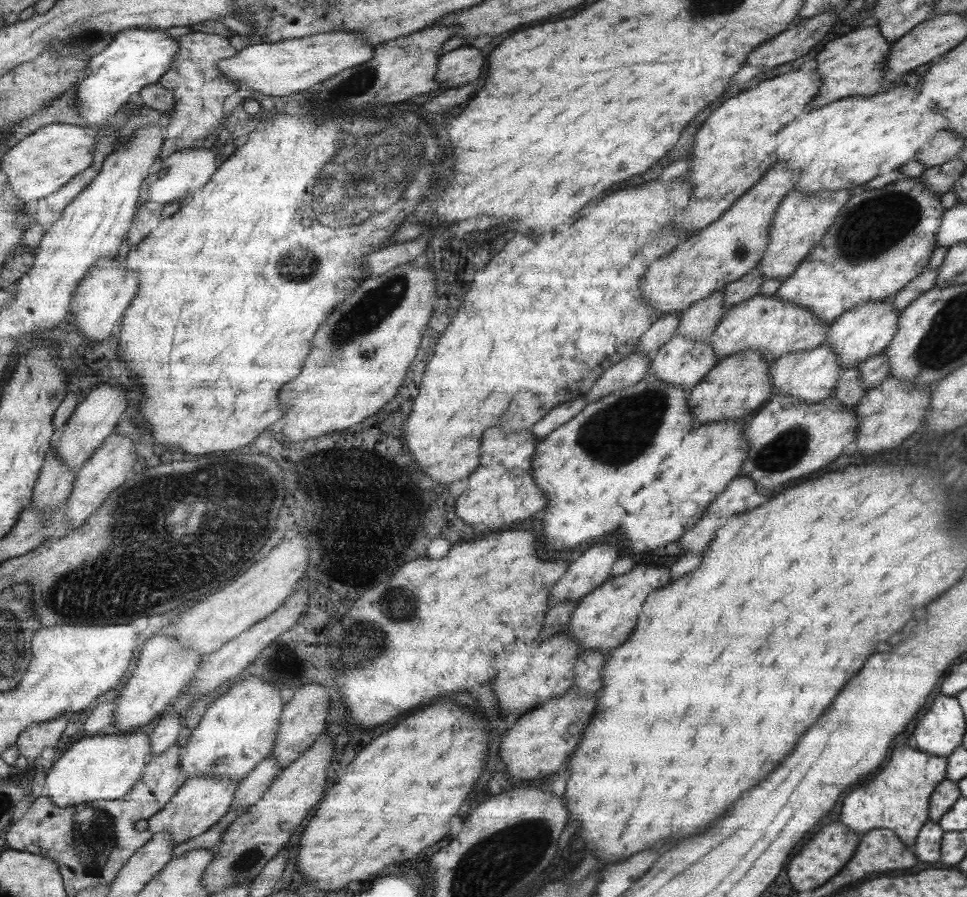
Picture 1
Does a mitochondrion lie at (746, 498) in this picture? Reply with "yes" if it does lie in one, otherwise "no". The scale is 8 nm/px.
no

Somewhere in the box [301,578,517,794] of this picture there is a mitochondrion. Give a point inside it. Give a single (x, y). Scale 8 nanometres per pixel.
(399, 605)

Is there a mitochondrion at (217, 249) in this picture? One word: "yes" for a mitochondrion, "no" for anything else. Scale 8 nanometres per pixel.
no

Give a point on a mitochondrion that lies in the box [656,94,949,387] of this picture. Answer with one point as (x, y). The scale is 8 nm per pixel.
(881, 224)

